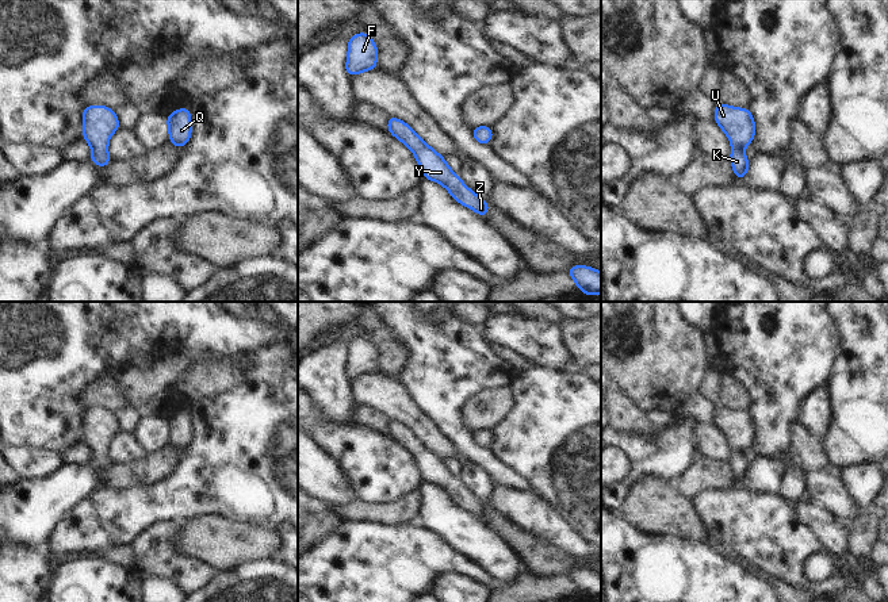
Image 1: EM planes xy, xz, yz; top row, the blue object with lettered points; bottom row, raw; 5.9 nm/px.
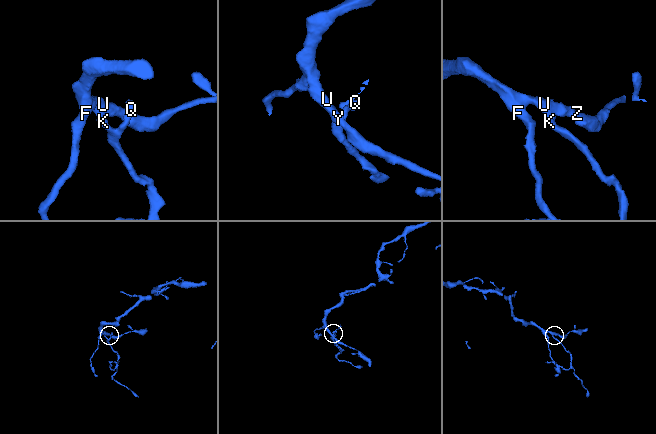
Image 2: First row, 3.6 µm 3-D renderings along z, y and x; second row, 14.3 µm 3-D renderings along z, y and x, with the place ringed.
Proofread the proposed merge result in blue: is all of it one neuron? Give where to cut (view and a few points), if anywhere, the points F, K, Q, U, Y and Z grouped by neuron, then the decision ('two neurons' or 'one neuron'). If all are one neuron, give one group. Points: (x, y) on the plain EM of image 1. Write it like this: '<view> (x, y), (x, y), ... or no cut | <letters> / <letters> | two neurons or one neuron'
no cut | F K Q U Y Z | one neuron

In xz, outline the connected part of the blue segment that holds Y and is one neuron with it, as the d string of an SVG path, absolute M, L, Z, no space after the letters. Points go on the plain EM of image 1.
M388 418L387 430L388 436L405 446L416 459L422 480L441 487L458 506L476 514L486 522L490 513L489 507L464 488L462 482L447 468L444 459L435 455L407 426L395 419Z

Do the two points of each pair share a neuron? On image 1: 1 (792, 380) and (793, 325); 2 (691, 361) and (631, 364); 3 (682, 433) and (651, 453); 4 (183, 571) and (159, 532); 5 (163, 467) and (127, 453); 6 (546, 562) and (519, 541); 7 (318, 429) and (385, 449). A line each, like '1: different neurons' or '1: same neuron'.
1: same neuron
2: same neuron
3: same neuron
4: same neuron
5: different neurons
6: same neuron
7: same neuron

